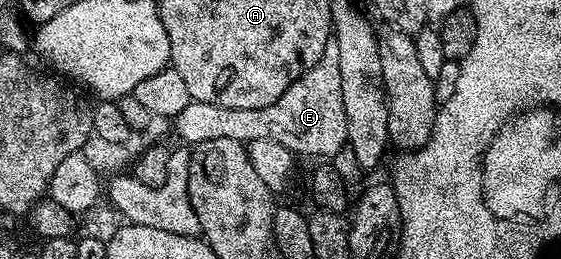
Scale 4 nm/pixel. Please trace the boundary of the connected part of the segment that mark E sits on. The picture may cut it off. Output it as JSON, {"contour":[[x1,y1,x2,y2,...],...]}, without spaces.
{"contour":[[330,39,326,43,326,51,322,51,322,59,318,59,318,63,314,63,314,67,307,69,297,81,290,83,290,87,286,87,286,91,278,95,270,107,218,107,214,103,192,100,186,111,174,118,174,125,177,135,184,140,181,142,192,147,214,139,234,139,245,143,254,139,274,139,301,158,330,159,348,144,338,47]]}

